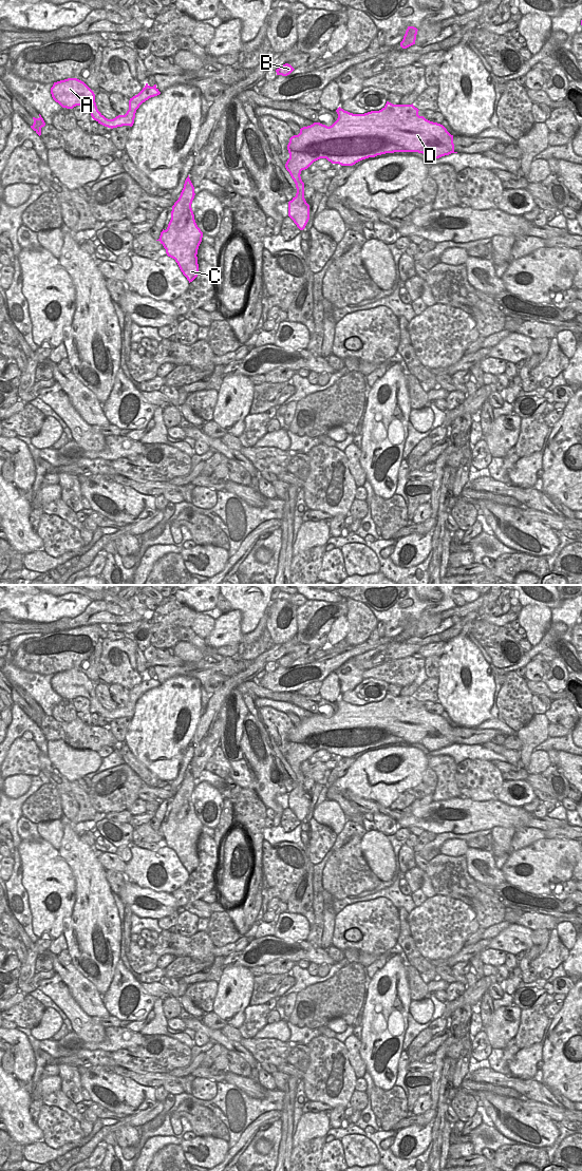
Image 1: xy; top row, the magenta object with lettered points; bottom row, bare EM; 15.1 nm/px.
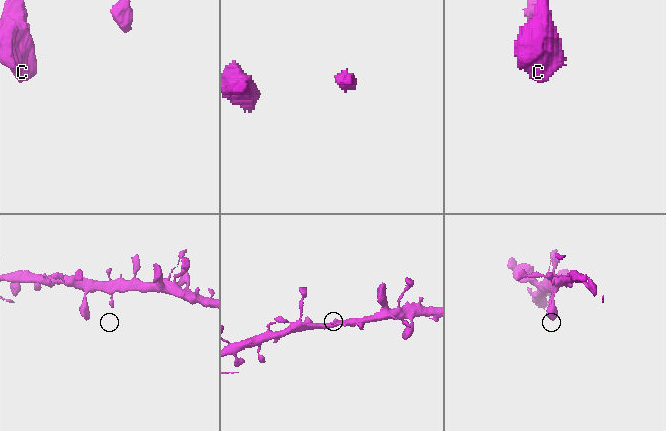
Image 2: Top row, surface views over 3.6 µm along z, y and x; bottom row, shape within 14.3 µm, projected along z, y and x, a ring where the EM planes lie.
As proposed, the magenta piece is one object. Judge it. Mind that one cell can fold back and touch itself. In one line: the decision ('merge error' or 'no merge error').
no merge error

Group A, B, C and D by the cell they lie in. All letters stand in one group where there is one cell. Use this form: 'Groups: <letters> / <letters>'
Groups: A B C D

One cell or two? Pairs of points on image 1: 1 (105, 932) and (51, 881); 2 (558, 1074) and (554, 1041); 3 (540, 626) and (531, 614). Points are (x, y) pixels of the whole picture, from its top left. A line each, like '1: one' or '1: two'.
1: two
2: one
3: one

